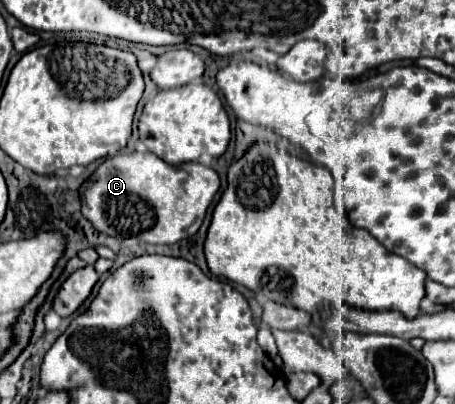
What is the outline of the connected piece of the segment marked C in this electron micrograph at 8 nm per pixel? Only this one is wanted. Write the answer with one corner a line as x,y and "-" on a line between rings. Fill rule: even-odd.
123,153
103,161
83,187
83,215
95,229
117,239
137,237
145,243
171,245
193,237
221,189
213,167
185,163
171,167
153,153

